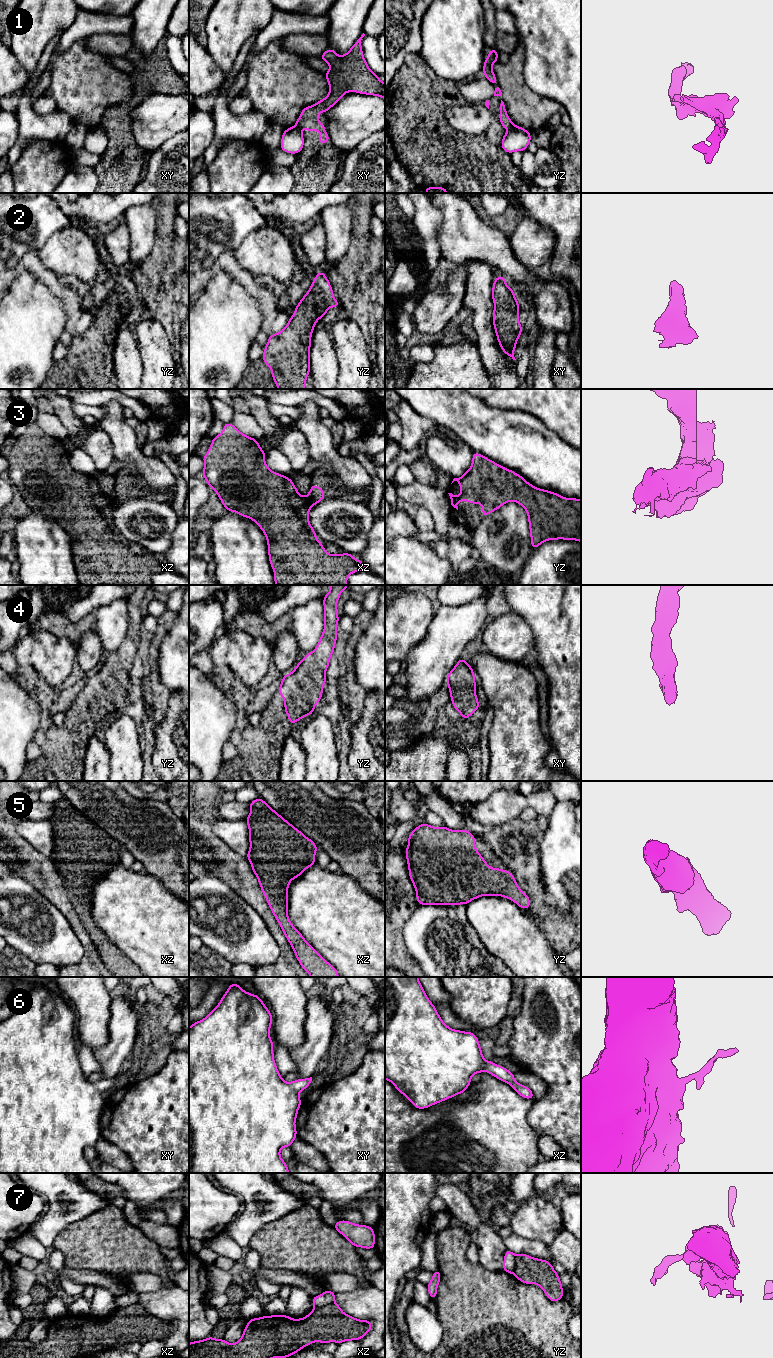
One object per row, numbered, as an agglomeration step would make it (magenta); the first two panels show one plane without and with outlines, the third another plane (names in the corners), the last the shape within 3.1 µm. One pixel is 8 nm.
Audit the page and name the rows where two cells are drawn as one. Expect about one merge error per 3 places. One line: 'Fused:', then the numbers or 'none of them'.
Fused: 1, 7

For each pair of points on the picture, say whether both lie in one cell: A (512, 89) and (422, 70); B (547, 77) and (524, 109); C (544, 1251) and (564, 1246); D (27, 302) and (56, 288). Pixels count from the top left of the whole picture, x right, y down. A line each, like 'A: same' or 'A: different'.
A: different
B: different
C: same
D: different

